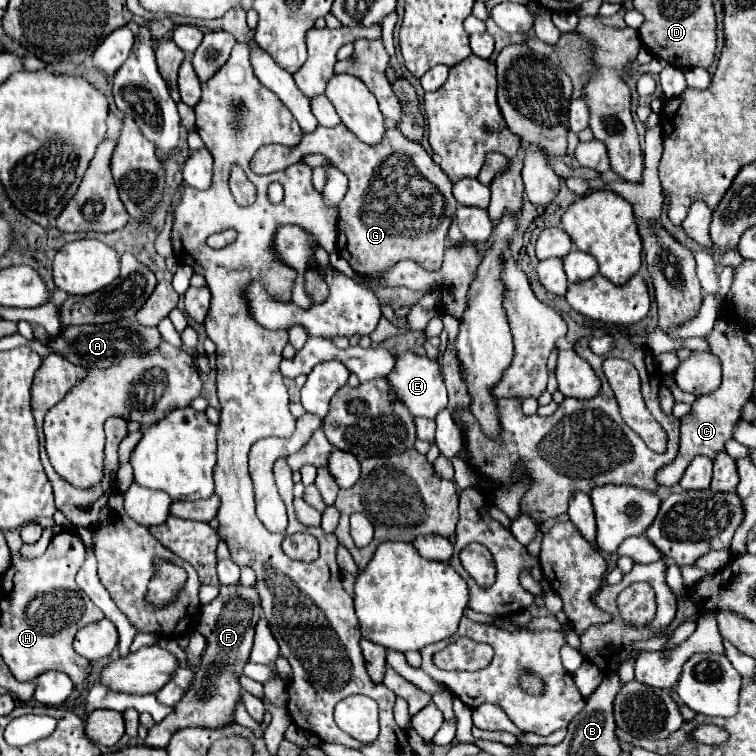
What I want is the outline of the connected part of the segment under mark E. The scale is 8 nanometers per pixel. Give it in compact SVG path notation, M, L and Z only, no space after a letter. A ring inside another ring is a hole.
M404 352L396 358L394 370L388 374L388 384L390 384L390 396L400 400L412 416L422 416L422 418L434 418L436 412L446 408L448 396L446 396L446 386L444 386L444 374L442 374L442 364L440 358L432 360L428 356L416 356L410 352Z

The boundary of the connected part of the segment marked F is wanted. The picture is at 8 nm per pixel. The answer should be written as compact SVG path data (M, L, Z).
M234 584L230 588L220 588L220 594L200 610L196 630L206 638L206 648L200 664L194 668L194 680L186 690L184 698L174 704L174 710L158 724L148 730L144 740L150 748L164 748L172 738L174 730L186 726L202 726L202 728L224 728L226 724L234 724L232 716L236 704L240 700L240 676L248 662L254 638L254 626L260 618L258 592L254 588L246 588L242 584Z

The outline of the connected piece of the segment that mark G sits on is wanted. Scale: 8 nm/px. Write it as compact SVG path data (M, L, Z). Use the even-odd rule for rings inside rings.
M338 124L334 128L320 126L310 136L304 136L302 142L296 148L288 148L288 146L282 146L282 144L262 146L254 154L254 158L250 162L250 168L256 174L270 174L270 172L288 168L290 164L296 164L306 154L326 156L350 180L348 182L348 192L346 192L344 200L338 204L338 246L342 246L344 250L350 252L350 256L352 256L350 266L356 274L372 276L376 272L382 272L382 270L394 266L398 260L412 260L428 272L440 270L444 252L448 248L446 234L448 234L448 228L454 220L456 200L452 196L450 178L442 172L442 168L438 164L432 162L430 154L426 154L426 150L420 144L414 144L414 142L406 140L394 126L390 126L386 130L386 136L384 136L382 144L378 144L378 146L362 144L344 124ZM396 226L410 226L410 234L402 234L404 230L400 230Z

